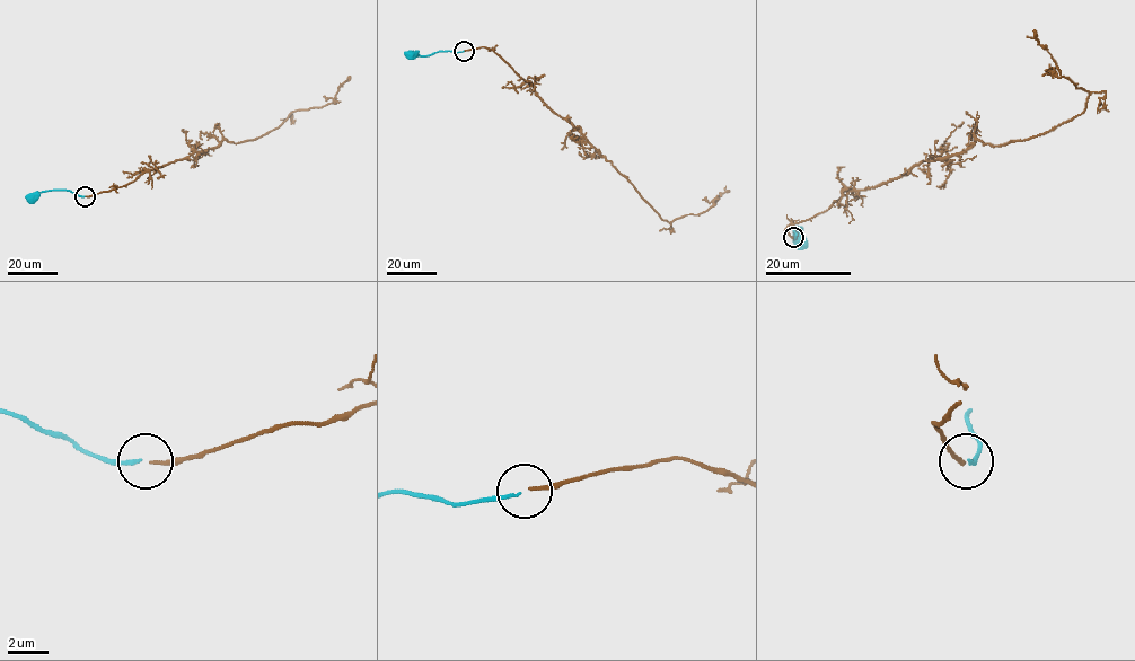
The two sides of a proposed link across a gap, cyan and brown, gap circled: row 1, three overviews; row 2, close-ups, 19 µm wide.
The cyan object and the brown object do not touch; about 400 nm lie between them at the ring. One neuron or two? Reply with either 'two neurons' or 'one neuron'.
two neurons

